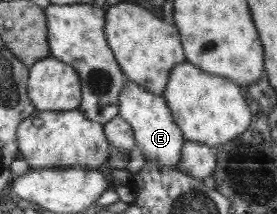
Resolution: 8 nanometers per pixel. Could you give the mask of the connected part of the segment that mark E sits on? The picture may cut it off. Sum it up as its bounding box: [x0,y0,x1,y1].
[118,79,185,166]

